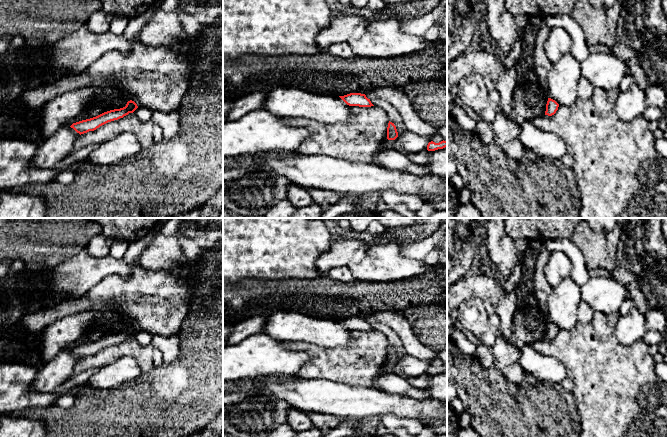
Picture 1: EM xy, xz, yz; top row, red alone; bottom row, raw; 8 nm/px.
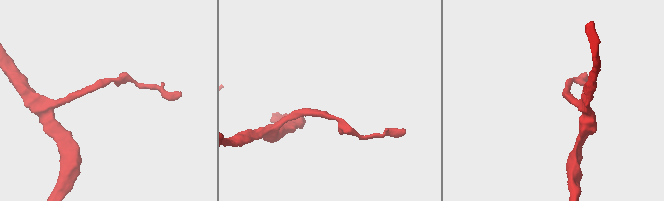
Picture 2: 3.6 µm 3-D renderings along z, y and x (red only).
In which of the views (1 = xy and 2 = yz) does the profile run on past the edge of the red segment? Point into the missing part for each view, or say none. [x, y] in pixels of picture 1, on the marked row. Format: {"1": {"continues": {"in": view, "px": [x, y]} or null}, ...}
{"1": {"continues": null}, "2": {"continues": null}}

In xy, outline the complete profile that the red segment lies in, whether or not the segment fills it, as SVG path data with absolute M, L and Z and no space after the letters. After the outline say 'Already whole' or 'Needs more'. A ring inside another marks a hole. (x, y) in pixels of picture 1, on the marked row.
M130 100L123 108L110 110L96 117L73 123L70 127L81 135L89 131L94 131L108 122L123 118L129 113L133 113L137 108L137 104Z. Already whole

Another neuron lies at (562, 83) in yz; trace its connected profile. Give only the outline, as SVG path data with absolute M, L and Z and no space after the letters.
M571 53L554 63L548 72L547 93L559 105L570 106L578 98L578 82L581 77L580 62Z

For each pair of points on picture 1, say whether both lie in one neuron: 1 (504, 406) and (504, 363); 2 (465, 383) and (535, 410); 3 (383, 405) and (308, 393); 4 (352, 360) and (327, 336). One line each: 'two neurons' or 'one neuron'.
1: two neurons
2: one neuron
3: one neuron
4: two neurons

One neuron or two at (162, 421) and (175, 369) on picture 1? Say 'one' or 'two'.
one

